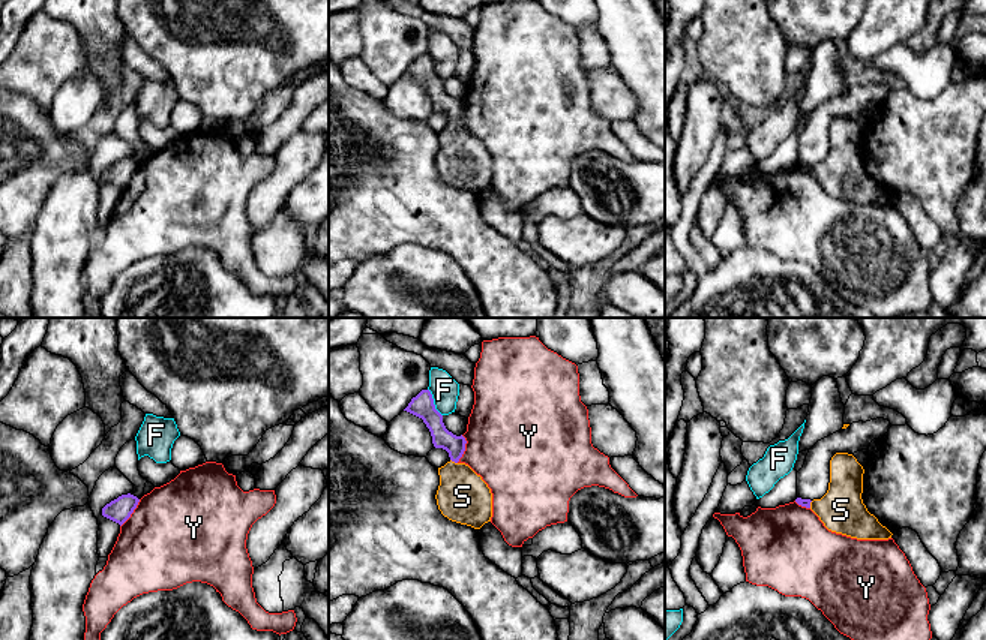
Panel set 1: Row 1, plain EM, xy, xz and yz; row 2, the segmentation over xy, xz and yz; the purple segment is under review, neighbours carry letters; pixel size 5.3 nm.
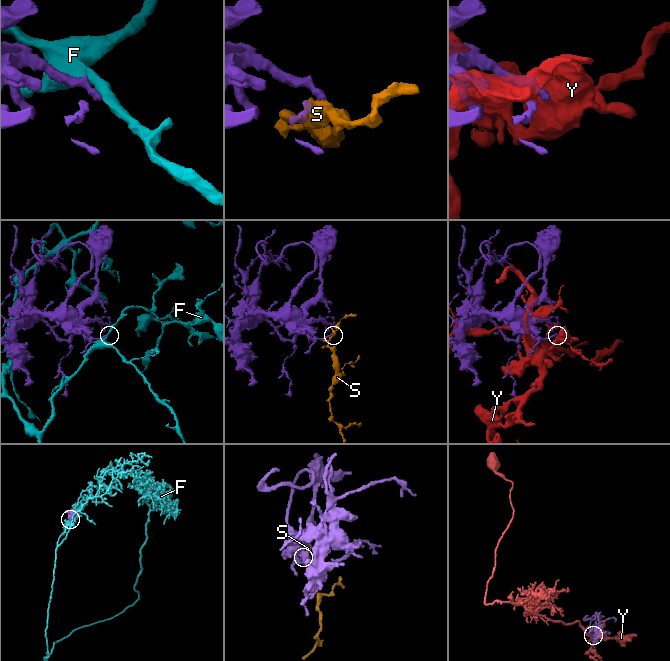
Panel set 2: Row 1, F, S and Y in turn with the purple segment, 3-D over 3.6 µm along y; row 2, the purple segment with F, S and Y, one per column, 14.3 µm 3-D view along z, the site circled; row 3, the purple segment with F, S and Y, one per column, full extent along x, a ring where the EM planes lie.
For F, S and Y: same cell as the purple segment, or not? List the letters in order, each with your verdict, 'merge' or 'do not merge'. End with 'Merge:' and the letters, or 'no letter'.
F: do not merge
S: merge
Y: do not merge
Merge: S

